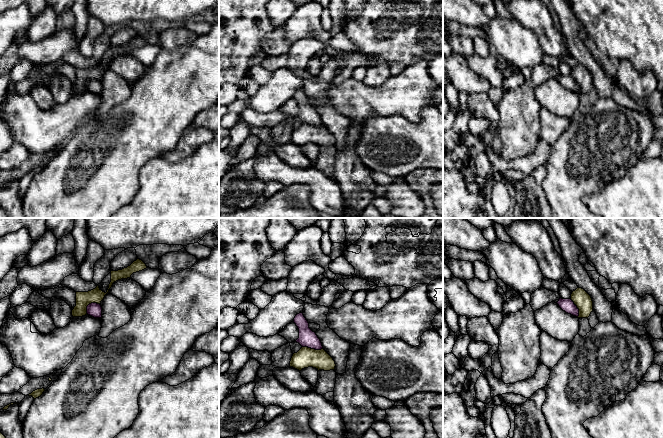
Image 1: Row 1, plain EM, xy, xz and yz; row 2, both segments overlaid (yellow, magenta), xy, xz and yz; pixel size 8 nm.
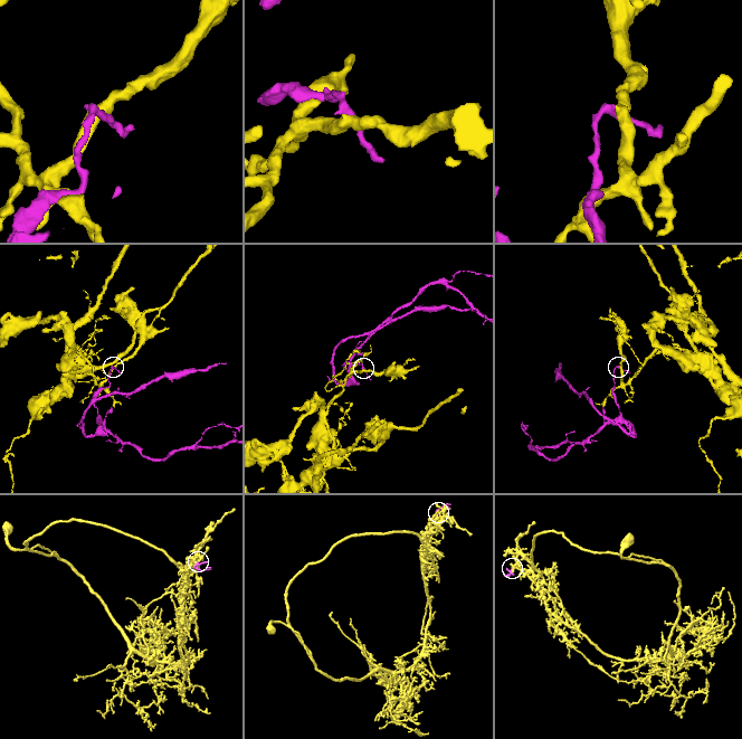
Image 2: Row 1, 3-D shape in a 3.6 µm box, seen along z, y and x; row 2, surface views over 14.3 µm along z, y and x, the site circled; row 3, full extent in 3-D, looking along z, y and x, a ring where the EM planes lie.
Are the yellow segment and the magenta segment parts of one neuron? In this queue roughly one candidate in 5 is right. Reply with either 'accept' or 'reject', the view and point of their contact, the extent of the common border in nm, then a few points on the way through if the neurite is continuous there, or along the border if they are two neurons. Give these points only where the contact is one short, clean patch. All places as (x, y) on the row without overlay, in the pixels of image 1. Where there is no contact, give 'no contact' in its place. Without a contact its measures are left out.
reject; contact xz (312, 125); length 170 nm

